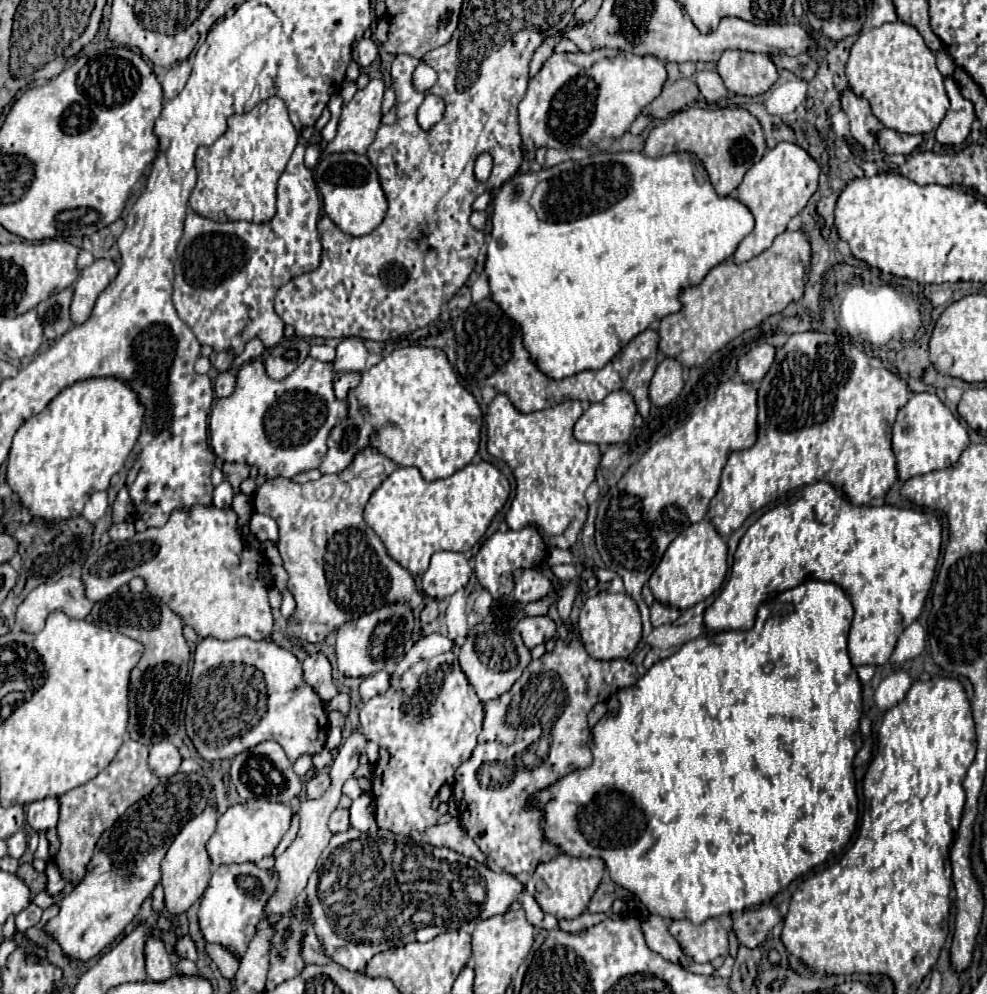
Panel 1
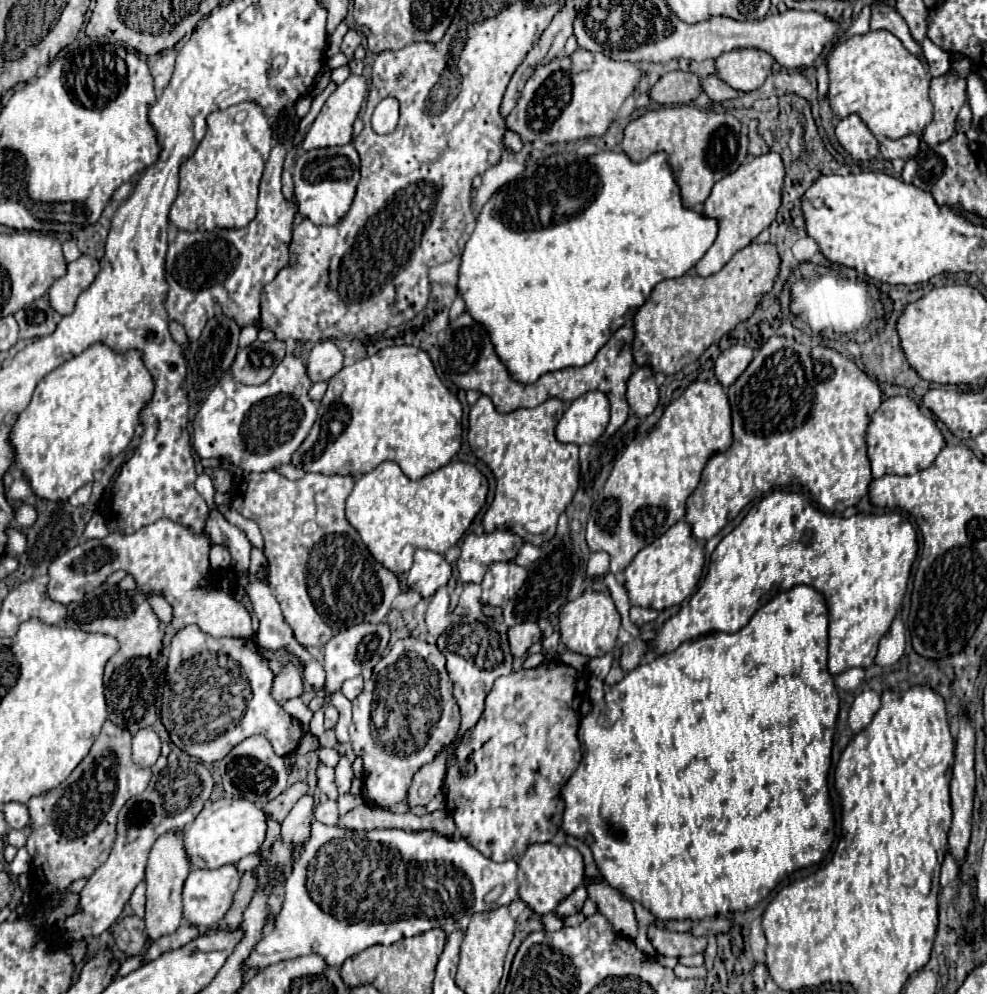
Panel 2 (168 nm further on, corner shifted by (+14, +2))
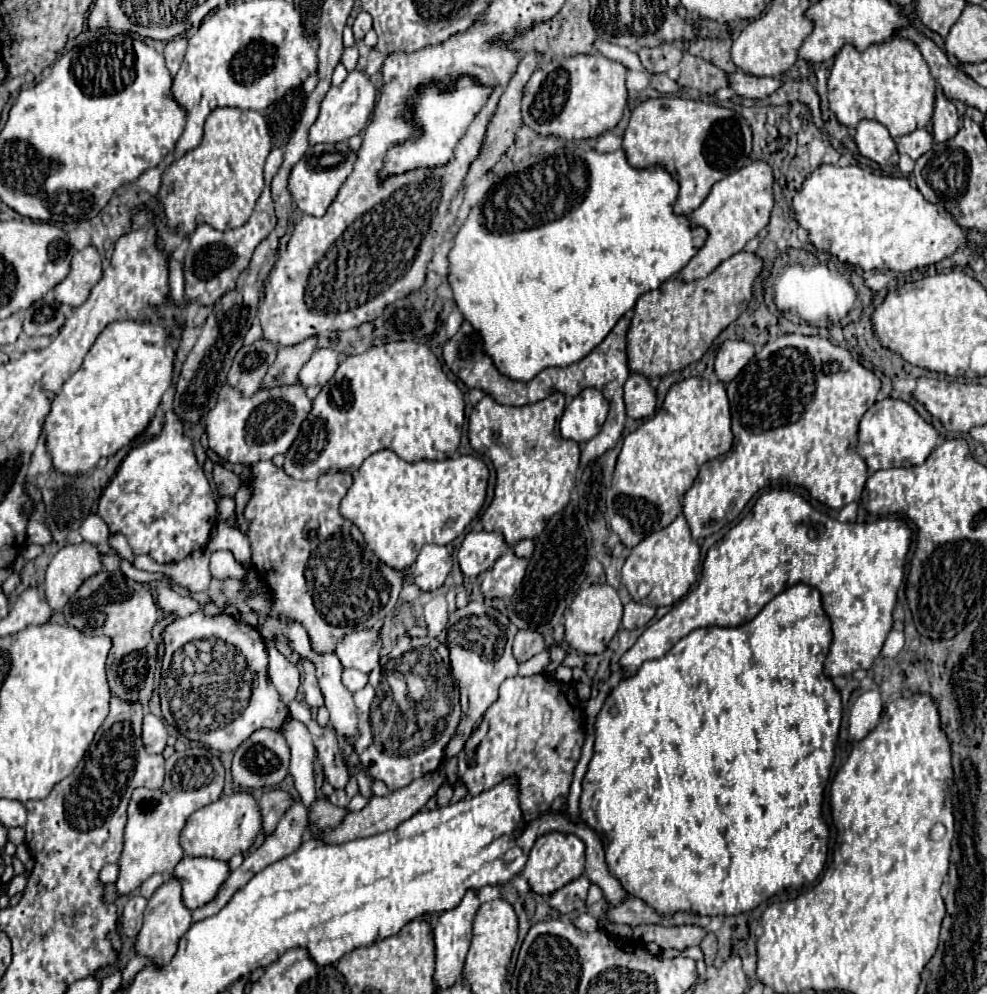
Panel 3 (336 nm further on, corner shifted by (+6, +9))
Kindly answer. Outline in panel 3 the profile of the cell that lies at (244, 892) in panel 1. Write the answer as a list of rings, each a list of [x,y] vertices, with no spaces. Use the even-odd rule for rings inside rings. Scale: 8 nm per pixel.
[[[186,856],[172,870],[172,876],[182,886],[182,902],[188,910],[196,910],[214,898],[218,886],[226,880],[230,868],[226,862],[214,862],[214,858]]]

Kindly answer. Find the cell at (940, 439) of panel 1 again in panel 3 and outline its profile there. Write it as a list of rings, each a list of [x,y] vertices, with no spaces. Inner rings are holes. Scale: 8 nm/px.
[[[886,398],[876,402],[860,420],[858,428],[858,454],[870,472],[894,466],[918,466],[936,448],[938,432],[906,402]]]

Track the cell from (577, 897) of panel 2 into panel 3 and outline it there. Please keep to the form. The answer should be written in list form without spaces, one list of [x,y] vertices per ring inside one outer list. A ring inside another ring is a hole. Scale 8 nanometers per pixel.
[[[582,874],[580,878],[568,882],[554,894],[550,894],[548,904],[556,908],[560,914],[570,914],[570,912],[582,912],[586,908],[586,892],[588,892],[590,880]]]

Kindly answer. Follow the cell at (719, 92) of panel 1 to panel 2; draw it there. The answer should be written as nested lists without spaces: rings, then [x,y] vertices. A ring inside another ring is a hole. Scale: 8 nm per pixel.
[[[708,75],[708,77],[704,77],[702,81],[700,81],[700,85],[702,85],[702,91],[712,99],[712,101],[726,101],[726,99],[734,99],[734,97],[738,97],[740,93],[738,91],[734,91],[734,89],[730,89],[724,81],[720,81],[716,75]]]

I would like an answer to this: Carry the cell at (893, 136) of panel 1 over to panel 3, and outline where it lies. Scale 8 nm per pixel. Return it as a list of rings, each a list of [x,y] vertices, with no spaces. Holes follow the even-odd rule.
[[[914,130],[898,140],[898,152],[908,154],[912,160],[918,160],[932,148],[932,134],[928,130]]]

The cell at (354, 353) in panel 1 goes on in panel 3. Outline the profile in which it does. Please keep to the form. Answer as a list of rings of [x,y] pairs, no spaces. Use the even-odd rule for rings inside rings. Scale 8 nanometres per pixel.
[[[318,348],[300,370],[298,382],[302,386],[316,386],[316,384],[322,386],[334,376],[334,370],[338,368],[338,364],[340,364],[340,358],[334,350]]]

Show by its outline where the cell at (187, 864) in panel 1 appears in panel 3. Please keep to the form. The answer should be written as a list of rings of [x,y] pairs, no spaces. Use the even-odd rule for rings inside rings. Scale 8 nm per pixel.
[[[170,876],[170,878],[154,892],[154,896],[148,900],[146,914],[144,914],[144,926],[142,926],[142,930],[138,932],[136,942],[134,942],[136,954],[148,958],[148,960],[150,960],[154,966],[158,966],[158,968],[166,966],[166,964],[172,960],[172,956],[174,956],[174,952],[176,952],[176,948],[178,948],[178,940],[188,932],[190,926],[192,926],[190,910],[182,904],[178,880]]]

